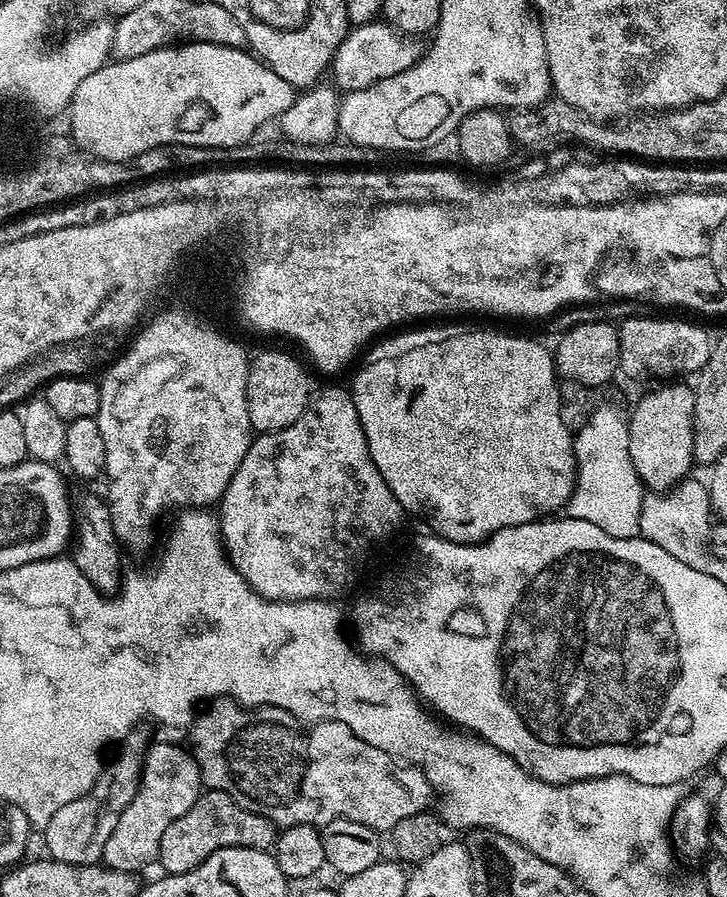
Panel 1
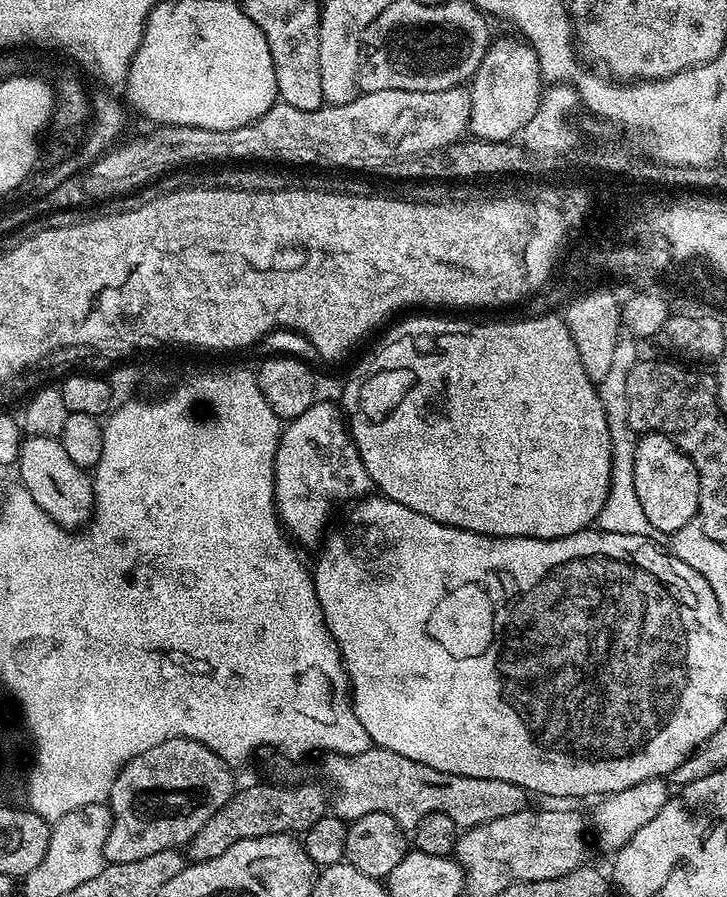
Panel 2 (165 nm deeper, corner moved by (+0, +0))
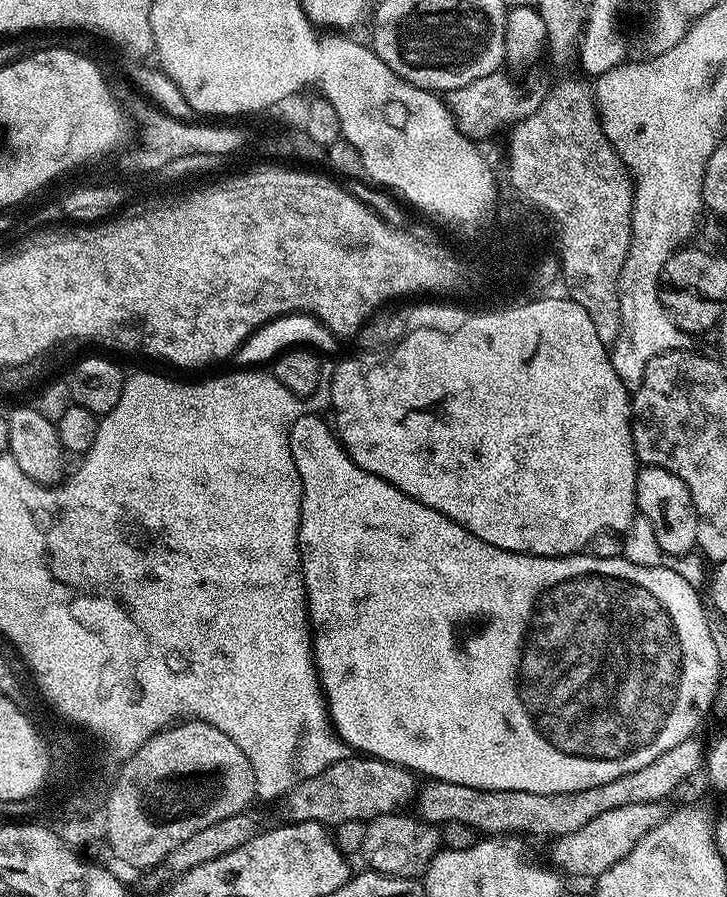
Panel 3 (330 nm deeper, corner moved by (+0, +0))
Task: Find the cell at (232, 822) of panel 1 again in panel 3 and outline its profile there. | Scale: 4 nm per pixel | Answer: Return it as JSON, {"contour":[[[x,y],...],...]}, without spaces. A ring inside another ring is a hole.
{"contour":[[[349,754],[344,760],[334,762],[322,774],[314,774],[314,778],[306,778],[295,784],[290,791],[279,801],[278,807],[284,811],[285,821],[301,824],[302,822],[314,822],[325,826],[335,826],[342,822],[354,822],[355,820],[369,821],[379,816],[385,816],[391,812],[400,812],[413,803],[418,796],[418,784],[416,788],[417,773],[410,768],[403,768],[401,764],[391,764],[385,760],[378,760],[375,756],[363,754]]]}

